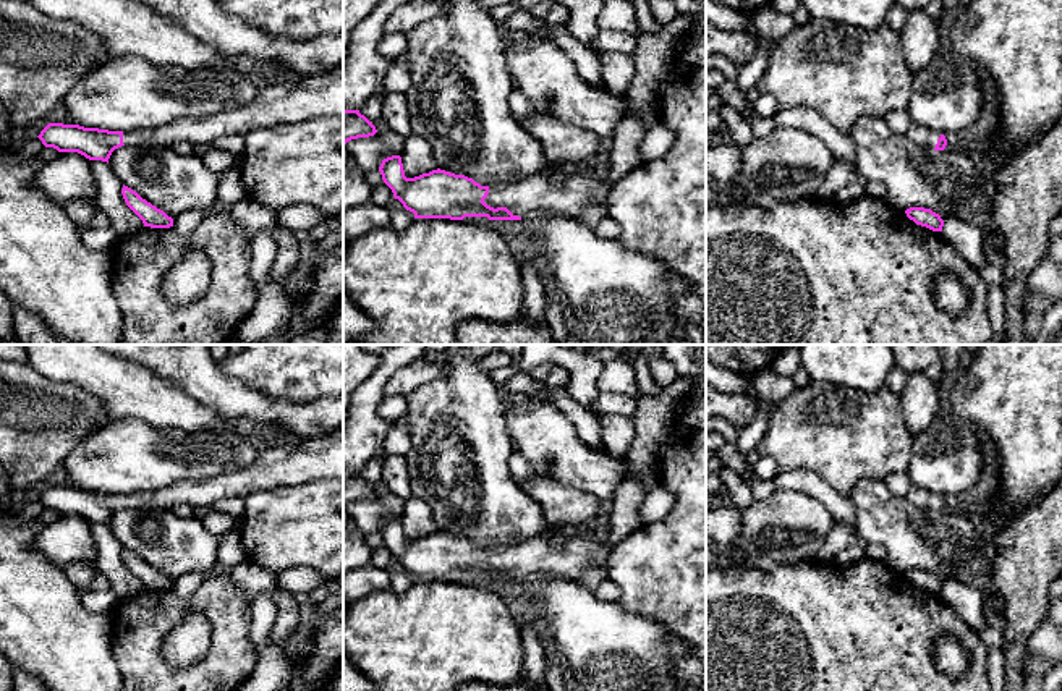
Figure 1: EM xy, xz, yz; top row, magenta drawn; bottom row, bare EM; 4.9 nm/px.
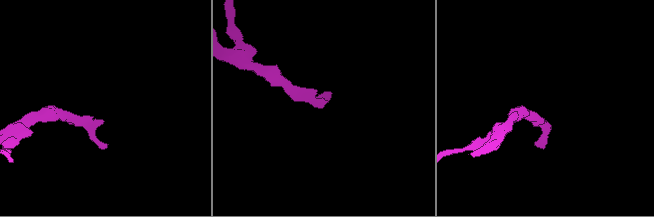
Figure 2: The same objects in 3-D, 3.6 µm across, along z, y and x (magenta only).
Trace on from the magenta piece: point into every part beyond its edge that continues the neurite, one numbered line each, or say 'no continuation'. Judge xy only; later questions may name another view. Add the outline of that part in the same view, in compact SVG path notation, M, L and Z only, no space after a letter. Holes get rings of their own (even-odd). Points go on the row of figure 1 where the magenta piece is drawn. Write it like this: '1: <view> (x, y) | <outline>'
1: xy (298, 97) | M343 65L312 78L293 74L283 81L270 83L259 91L253 102L232 112L223 112L201 120L175 121L172 125L154 129L123 131L123 144L144 147L172 147L175 142L186 141L201 150L212 146L214 141L220 136L244 136L256 128L301 121L327 113L343 115Z

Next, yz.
1: yz (923, 136) | M911 125L905 136L918 146L934 150L937 139L941 138L941 133L932 131L926 126Z

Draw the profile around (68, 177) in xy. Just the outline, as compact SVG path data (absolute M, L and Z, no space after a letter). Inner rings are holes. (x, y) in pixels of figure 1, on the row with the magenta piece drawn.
M60 152L55 160L37 165L32 184L62 209L73 199L96 199L91 160L78 152Z

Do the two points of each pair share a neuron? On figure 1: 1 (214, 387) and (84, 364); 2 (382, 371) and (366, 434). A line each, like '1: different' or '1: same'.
1: different
2: same

